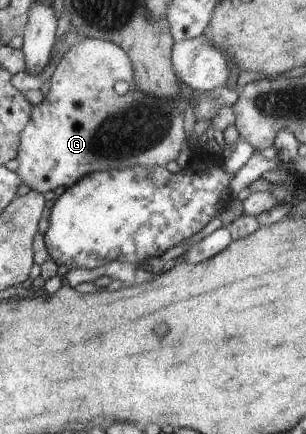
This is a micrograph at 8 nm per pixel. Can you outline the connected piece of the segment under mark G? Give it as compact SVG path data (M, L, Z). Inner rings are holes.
M92 37L87 38L84 42L77 44L70 52L67 52L67 55L55 70L50 81L51 89L49 95L44 98L44 101L40 105L36 106L31 123L28 125L27 130L23 132L23 143L21 144L18 156L21 167L20 170L16 170L16 172L19 172L22 178L26 179L26 185L28 185L31 190L45 193L50 192L50 190L56 190L58 186L62 185L68 189L76 183L79 183L85 176L94 174L95 172L125 169L138 165L141 167L165 167L166 162L178 158L178 152L180 152L180 148L182 148L182 144L184 144L184 138L186 138L186 132L184 132L184 104L186 104L186 99L191 100L194 92L194 90L188 88L188 86L182 86L181 94L176 99L161 99L157 96L144 94L144 92L140 91L138 86L135 85L133 64L131 63L128 52L112 41L93 39ZM122 81L129 85L129 90L124 95L116 93L114 89L116 82Z

